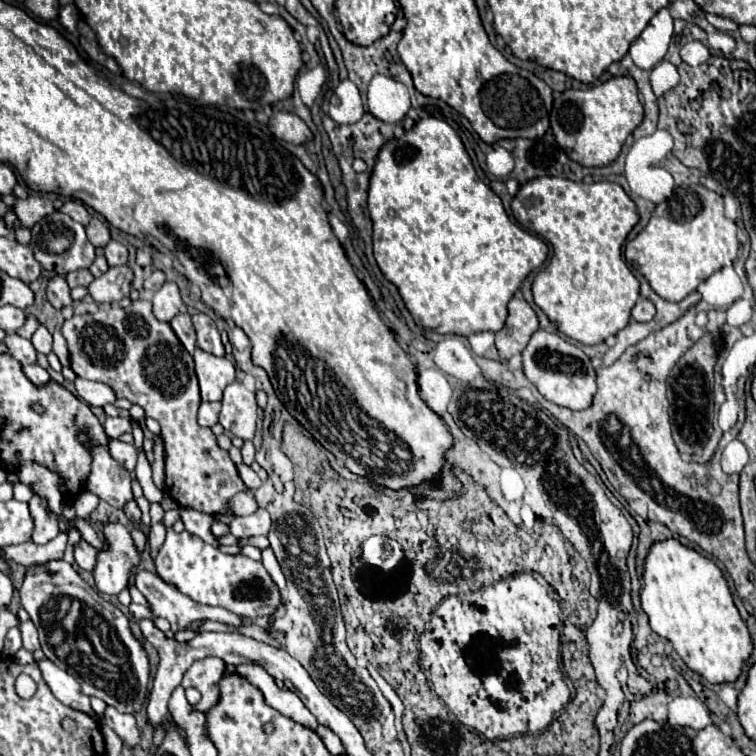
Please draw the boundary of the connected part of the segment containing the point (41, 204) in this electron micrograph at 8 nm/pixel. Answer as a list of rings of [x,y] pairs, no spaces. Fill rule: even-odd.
[[[28,196],[26,200],[16,198],[12,212],[16,214],[18,222],[26,228],[32,228],[36,222],[40,222],[42,218],[46,218],[48,214],[54,212],[54,206],[46,200],[42,200],[40,196]]]

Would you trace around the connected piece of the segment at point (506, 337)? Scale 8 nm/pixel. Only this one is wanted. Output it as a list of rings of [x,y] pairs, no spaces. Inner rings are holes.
[[[518,290],[508,302],[508,318],[502,330],[496,332],[496,348],[502,360],[508,360],[514,354],[522,354],[528,338],[538,330],[536,312],[524,300]]]

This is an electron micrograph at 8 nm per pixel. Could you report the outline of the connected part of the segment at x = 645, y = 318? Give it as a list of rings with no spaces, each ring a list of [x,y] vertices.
[[[640,298],[640,300],[634,304],[634,308],[632,308],[632,318],[634,318],[636,322],[650,322],[650,320],[654,318],[654,314],[656,314],[656,308],[654,308],[654,304],[652,304],[650,300],[646,300],[646,298]]]

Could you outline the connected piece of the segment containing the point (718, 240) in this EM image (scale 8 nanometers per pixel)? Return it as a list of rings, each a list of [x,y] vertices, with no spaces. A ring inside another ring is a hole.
[[[682,186],[676,188],[672,198],[668,198],[666,202],[658,204],[656,210],[652,212],[650,222],[646,224],[646,228],[626,244],[624,248],[624,256],[626,260],[650,282],[652,290],[668,300],[668,302],[680,302],[682,298],[686,298],[690,292],[694,292],[698,288],[700,282],[704,282],[710,274],[714,274],[716,270],[720,270],[722,266],[730,266],[738,254],[738,238],[736,238],[736,224],[732,220],[726,220],[724,216],[724,202],[722,196],[704,188],[704,186]]]

